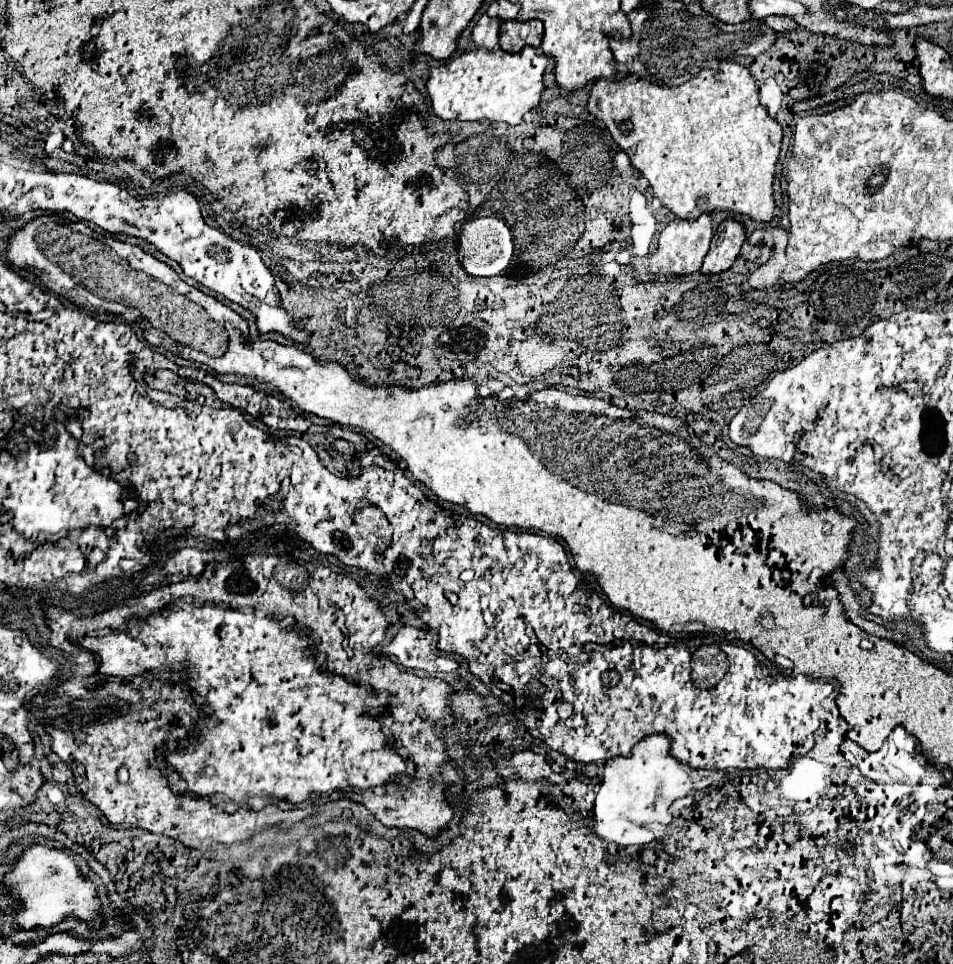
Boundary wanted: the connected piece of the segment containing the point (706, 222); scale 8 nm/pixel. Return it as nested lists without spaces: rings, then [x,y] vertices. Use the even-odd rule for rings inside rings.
[[[702,213],[696,221],[688,221],[688,219],[670,221],[660,233],[658,249],[650,257],[648,273],[662,277],[680,277],[680,275],[698,273],[702,267],[702,259],[708,253],[710,239],[712,239],[712,217],[708,217],[708,213]]]

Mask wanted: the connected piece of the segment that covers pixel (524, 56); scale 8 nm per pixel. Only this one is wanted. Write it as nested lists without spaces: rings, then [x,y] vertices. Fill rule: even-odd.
[[[524,47],[522,53],[506,53],[474,49],[458,57],[448,59],[442,67],[430,67],[428,93],[432,109],[442,119],[460,121],[504,121],[508,125],[522,123],[522,117],[538,107],[542,95],[542,77],[548,67],[548,57],[540,55],[532,47]]]

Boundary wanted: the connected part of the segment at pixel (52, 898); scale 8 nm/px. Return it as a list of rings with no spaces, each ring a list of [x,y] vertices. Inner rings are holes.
[[[44,843],[30,845],[16,859],[16,865],[2,875],[2,883],[10,893],[18,893],[16,885],[22,889],[22,895],[16,895],[18,911],[14,915],[14,925],[18,925],[20,929],[26,929],[26,931],[36,927],[50,929],[68,917],[80,919],[82,923],[88,925],[90,931],[100,931],[104,927],[104,917],[100,913],[102,903],[100,903],[96,885],[82,877],[82,871],[78,869],[72,855],[56,847],[50,847]]]

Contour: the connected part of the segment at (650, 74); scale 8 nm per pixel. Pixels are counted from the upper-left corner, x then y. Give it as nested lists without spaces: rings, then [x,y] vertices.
[[[654,1],[652,5],[642,5],[640,9],[628,13],[632,23],[632,37],[624,41],[612,41],[610,49],[618,63],[624,63],[630,73],[646,79],[654,85],[676,87],[704,69],[716,69],[720,61],[760,55],[776,41],[774,33],[790,33],[798,29],[798,23],[790,17],[766,17],[764,29],[762,21],[744,21],[740,25],[726,25],[716,21],[712,15],[704,13],[700,1],[692,5],[680,5],[680,1]]]

